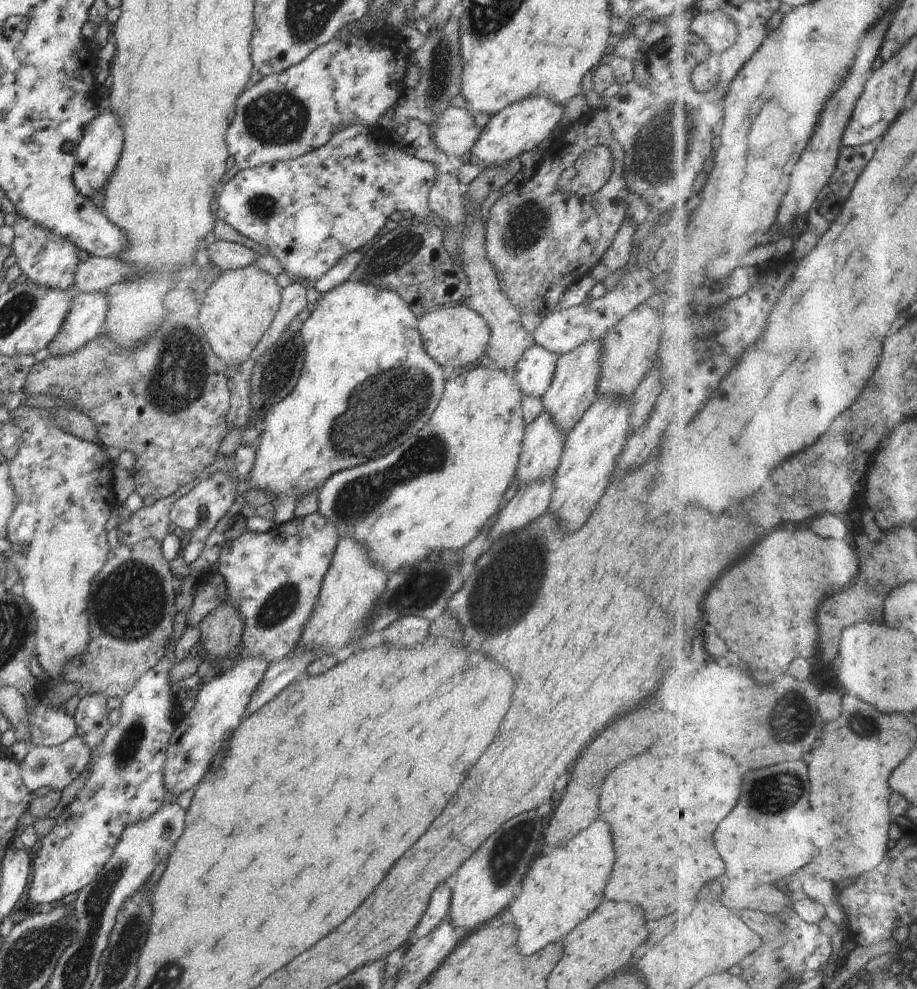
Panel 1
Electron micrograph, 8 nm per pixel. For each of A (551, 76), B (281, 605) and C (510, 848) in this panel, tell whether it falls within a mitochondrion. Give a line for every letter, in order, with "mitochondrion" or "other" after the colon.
A: other
B: mitochondrion
C: mitochondrion

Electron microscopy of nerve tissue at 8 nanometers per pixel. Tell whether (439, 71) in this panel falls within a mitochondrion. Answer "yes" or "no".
yes

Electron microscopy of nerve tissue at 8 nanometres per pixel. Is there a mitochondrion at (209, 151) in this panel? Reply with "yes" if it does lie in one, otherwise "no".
no

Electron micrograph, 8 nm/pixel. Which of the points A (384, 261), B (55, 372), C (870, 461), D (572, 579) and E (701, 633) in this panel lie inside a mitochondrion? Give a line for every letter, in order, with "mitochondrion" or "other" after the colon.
A: mitochondrion
B: other
C: other
D: other
E: other

